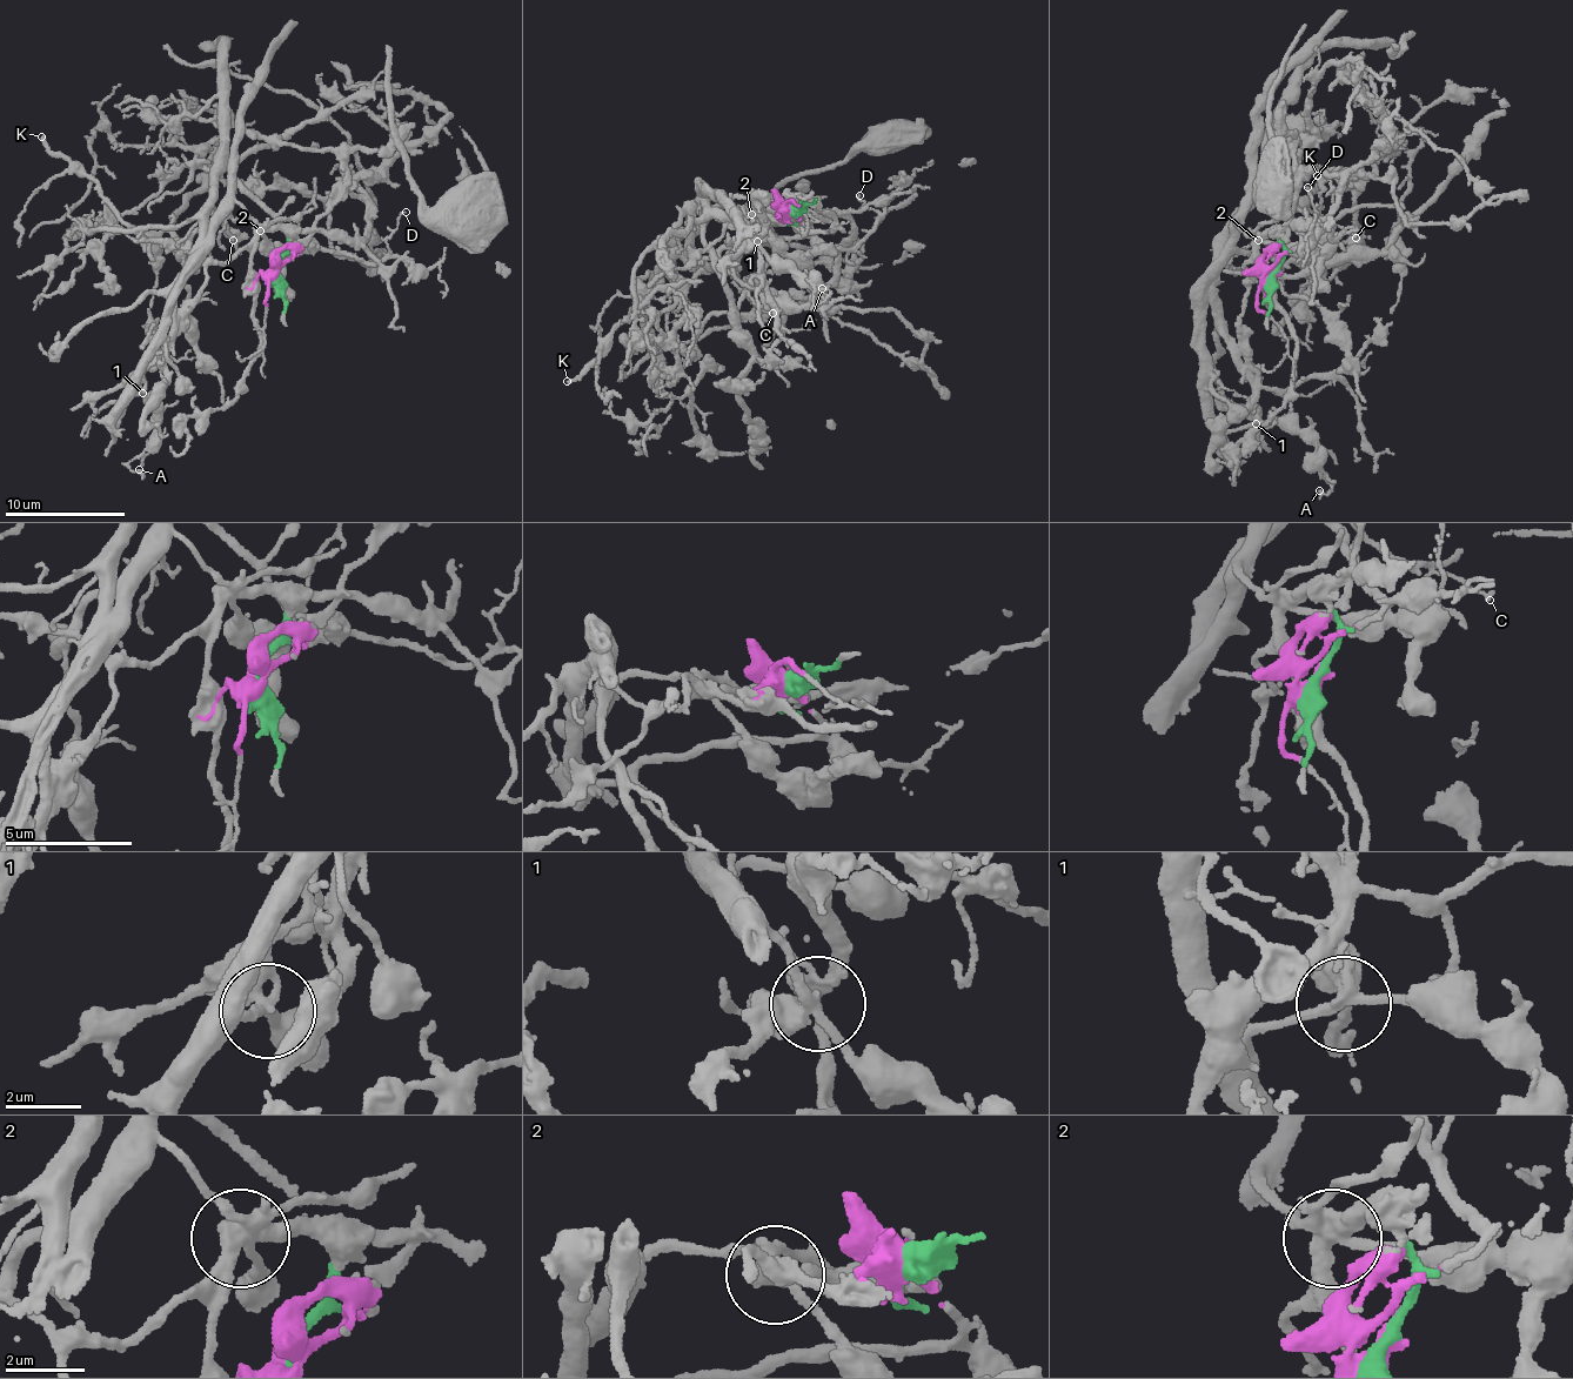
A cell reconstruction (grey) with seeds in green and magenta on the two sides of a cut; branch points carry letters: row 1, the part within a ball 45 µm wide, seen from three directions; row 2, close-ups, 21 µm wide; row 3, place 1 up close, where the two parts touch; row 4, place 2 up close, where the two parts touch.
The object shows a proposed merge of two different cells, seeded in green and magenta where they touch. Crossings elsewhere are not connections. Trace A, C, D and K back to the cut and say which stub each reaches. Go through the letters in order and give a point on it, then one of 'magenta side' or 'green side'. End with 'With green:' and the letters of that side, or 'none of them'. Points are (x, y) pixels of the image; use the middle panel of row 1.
A: place (822, 288); magenta side
C: place (772, 313); magenta side
D: place (859, 195); magenta side
K: place (567, 381); green side
With green: K

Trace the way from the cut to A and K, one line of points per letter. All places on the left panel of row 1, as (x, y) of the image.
A: (274, 273), (301, 246), (222, 169), (167, 335), (133, 386), (154, 415), (155, 439), (129, 466), (139, 469)
K: (274, 273), (286, 248), (281, 229), (263, 227), (227, 261), (132, 238), (102, 189), (42, 136)

